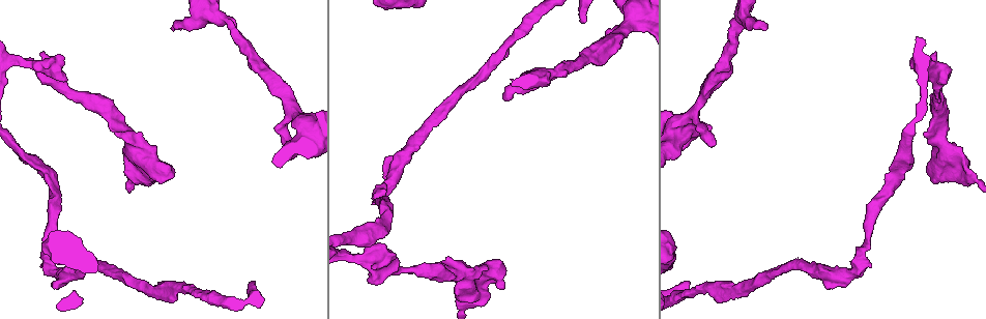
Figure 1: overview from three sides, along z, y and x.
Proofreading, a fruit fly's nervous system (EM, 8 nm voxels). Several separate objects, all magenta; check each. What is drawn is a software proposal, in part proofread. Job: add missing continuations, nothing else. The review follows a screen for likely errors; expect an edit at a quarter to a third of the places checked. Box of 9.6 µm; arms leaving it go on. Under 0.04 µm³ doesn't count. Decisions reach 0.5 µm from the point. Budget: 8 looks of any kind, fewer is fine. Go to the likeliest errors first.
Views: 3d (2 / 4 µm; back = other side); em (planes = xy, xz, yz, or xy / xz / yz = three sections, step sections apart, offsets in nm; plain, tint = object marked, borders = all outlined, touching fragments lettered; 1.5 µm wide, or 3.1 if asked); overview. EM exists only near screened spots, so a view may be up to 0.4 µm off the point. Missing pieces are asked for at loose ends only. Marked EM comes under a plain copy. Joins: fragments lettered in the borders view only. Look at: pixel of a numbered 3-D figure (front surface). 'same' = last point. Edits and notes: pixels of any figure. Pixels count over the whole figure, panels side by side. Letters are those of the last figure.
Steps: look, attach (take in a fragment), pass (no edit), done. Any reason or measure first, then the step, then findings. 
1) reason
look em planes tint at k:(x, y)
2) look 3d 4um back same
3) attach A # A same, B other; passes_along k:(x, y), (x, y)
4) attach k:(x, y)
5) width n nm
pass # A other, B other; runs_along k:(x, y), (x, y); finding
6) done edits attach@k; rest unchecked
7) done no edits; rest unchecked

look em planes borders at 1:(255, 281)

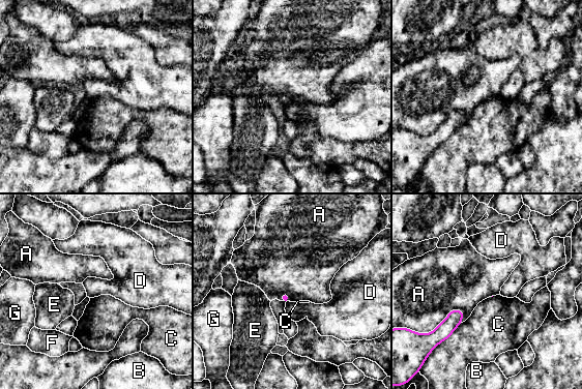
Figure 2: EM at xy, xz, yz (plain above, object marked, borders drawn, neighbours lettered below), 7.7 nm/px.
pass # A other, B other, C other, D other, E other, F other, G other; border 2:(464, 312), (452, 309), (431, 332); no lettered fragment goes on from it

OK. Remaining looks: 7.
free end
look 3d 2um at 1:(119, 136)

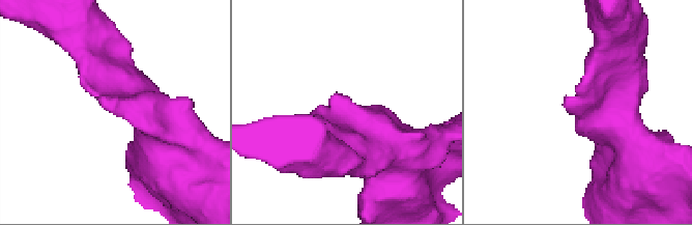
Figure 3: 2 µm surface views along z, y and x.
look em xz step 8 tint at 3:(104, 106)

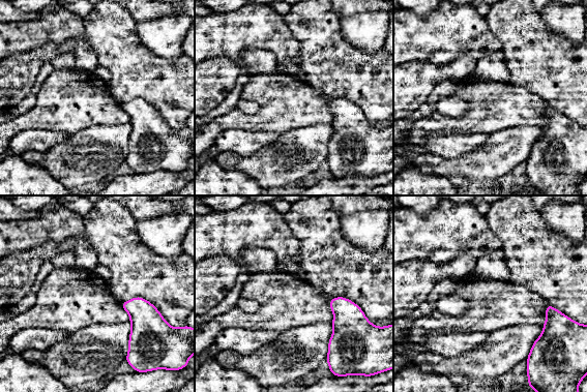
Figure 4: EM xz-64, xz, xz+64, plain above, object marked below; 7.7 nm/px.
what lies round it
look em xz step 8 borders same

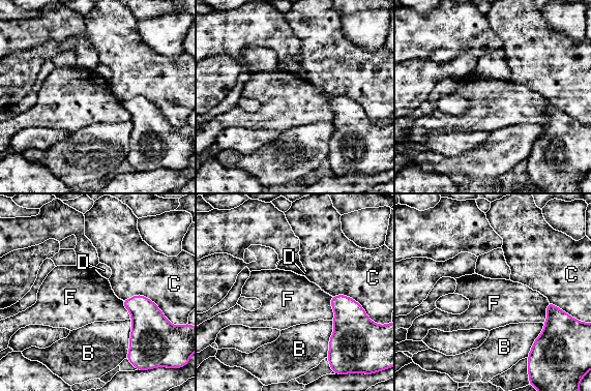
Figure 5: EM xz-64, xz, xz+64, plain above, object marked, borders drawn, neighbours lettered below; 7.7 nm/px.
pass # B other, C other, D other, F other; border 5:(331, 297), (332, 320); no lettered fragment goes on from it

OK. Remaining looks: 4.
thick end
look 3d 4um back at 1:(764, 28)

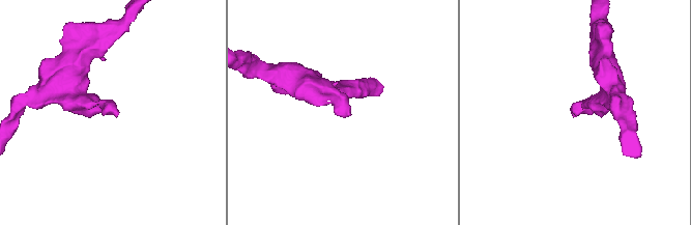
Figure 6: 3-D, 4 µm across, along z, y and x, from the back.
now the EM
look em planes borders at 6:(350, 115)

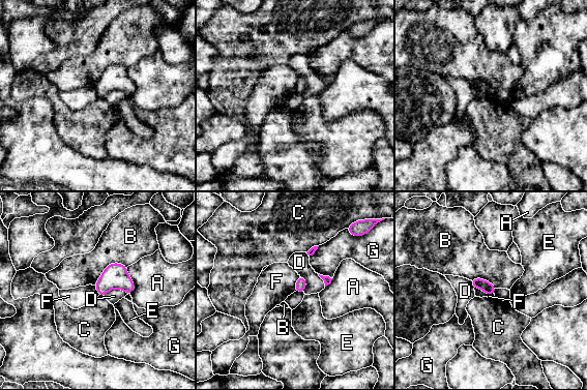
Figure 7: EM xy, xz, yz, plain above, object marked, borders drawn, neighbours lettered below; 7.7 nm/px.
longest_contact B 300 nm
pass # A other, B other, C other, D other, E other, F other, G other; none of them fits

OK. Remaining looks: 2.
done no edits; rest unchecked

